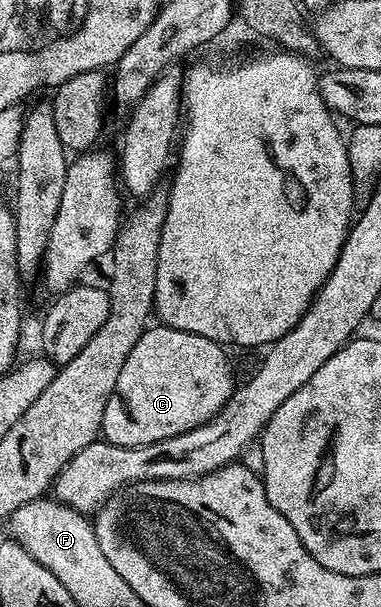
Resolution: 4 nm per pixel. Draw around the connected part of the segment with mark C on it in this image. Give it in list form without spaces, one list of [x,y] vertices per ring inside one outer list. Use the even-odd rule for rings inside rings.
[[[161,323],[155,326],[155,329],[154,326],[147,328],[136,347],[132,347],[132,355],[124,359],[120,379],[116,379],[116,391],[112,399],[108,399],[108,407],[104,407],[101,436],[113,445],[140,447],[184,435],[184,431],[192,431],[198,425],[212,420],[235,391],[234,373],[230,370],[230,361],[226,358],[225,351],[222,350],[225,348],[219,342]]]

